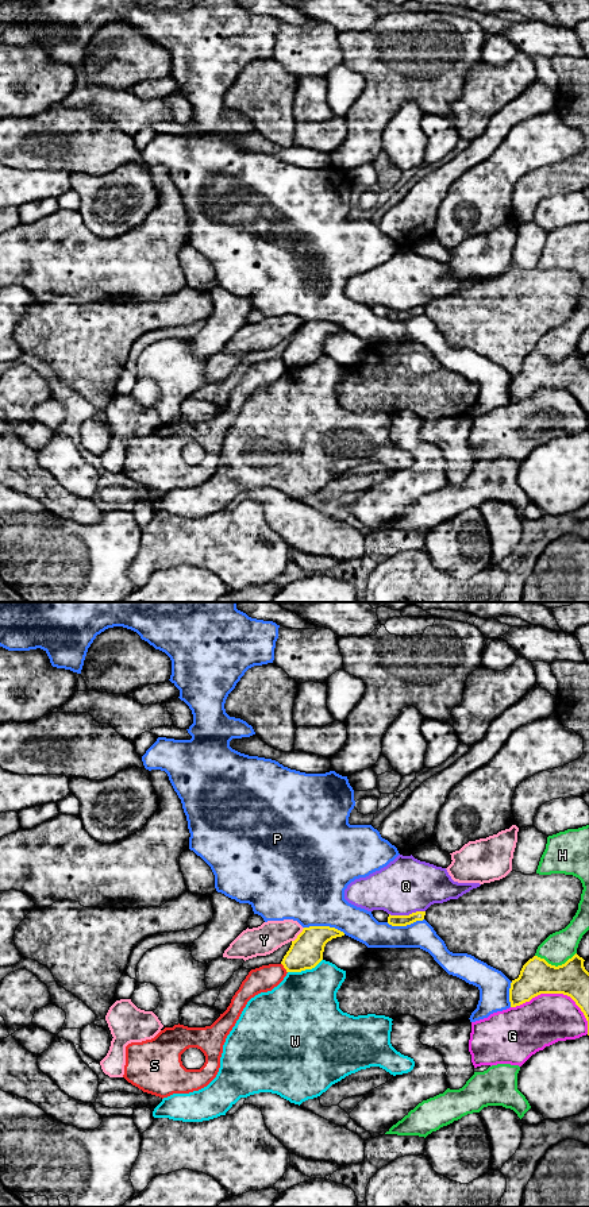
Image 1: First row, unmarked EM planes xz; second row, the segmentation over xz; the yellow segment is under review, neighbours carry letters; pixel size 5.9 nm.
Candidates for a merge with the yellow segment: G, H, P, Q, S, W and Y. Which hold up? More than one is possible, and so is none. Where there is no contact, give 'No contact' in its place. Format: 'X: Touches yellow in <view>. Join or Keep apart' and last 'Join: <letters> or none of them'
G: Touches yellow in xz. Keep apart
H: Touches yellow in xz. Keep apart
P: Touches yellow in xz. Keep apart
Q: Touches yellow in xz. Keep apart
S: Touches yellow in xz. Keep apart
W: Touches yellow in xz. Keep apart
Y: Touches yellow in xz. Keep apart
Join: none of them

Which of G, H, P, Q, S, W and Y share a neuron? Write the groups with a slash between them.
G / H / P / Q / S / W / Y

